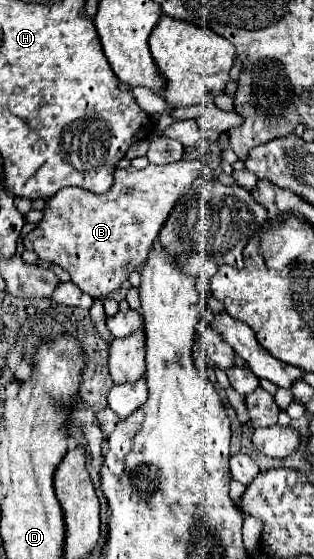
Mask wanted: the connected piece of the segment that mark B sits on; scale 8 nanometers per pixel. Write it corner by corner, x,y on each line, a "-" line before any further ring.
181,159
167,165
151,163
141,171
133,167
117,169
113,187
101,195
79,187
63,187
49,199
37,229
23,239
25,249
35,249
43,261
61,265
83,293
107,297
127,281
131,271
145,263
175,201
179,201
199,177
217,181
215,173
203,161

